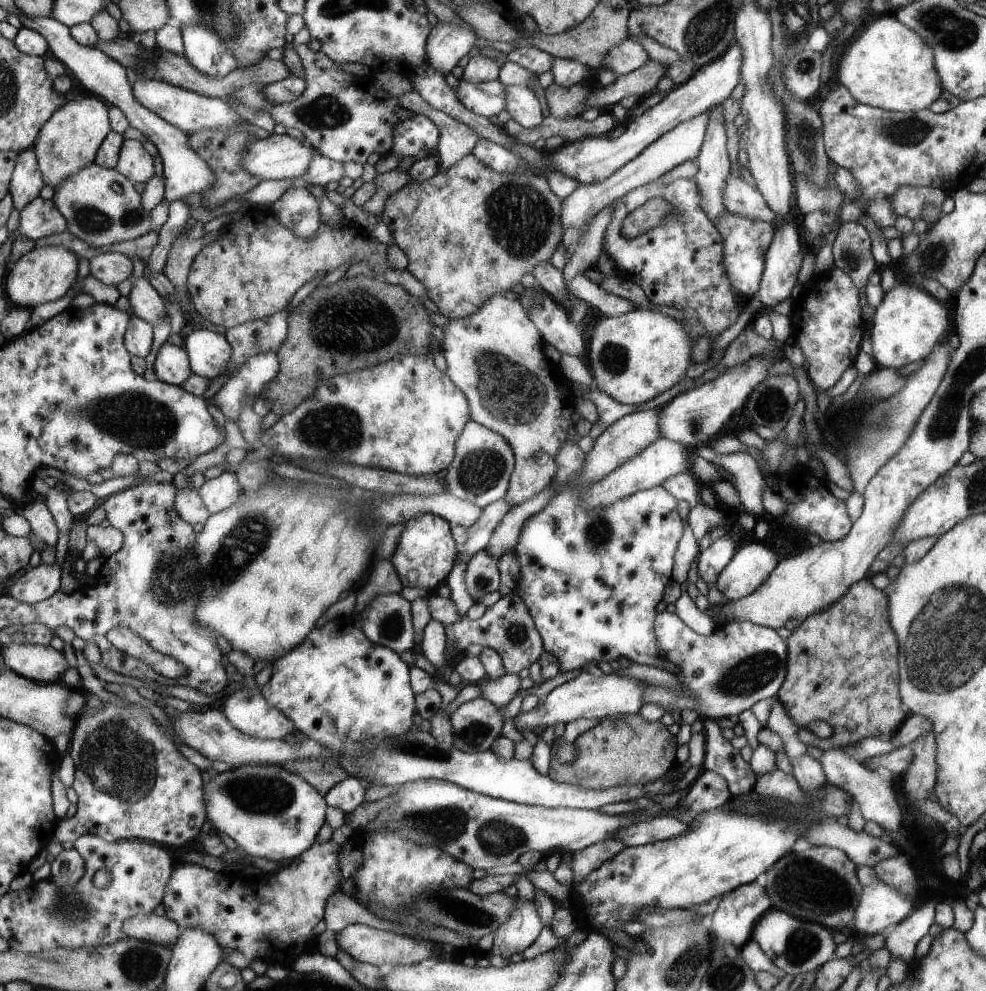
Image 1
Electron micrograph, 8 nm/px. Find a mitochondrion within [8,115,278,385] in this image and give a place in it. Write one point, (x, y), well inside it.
(88, 221)

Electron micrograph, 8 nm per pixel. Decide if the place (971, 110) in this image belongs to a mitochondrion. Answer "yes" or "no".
no

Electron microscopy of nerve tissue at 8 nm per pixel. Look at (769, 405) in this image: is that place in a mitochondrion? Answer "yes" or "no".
yes

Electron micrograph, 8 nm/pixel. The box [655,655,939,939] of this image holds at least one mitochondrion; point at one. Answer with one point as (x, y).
(814, 860)

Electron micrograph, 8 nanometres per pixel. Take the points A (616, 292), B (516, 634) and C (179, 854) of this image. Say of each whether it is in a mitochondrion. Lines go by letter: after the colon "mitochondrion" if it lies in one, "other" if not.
A: other
B: mitochondrion
C: other

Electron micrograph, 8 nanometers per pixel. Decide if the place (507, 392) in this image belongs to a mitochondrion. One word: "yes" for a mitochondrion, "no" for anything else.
yes

